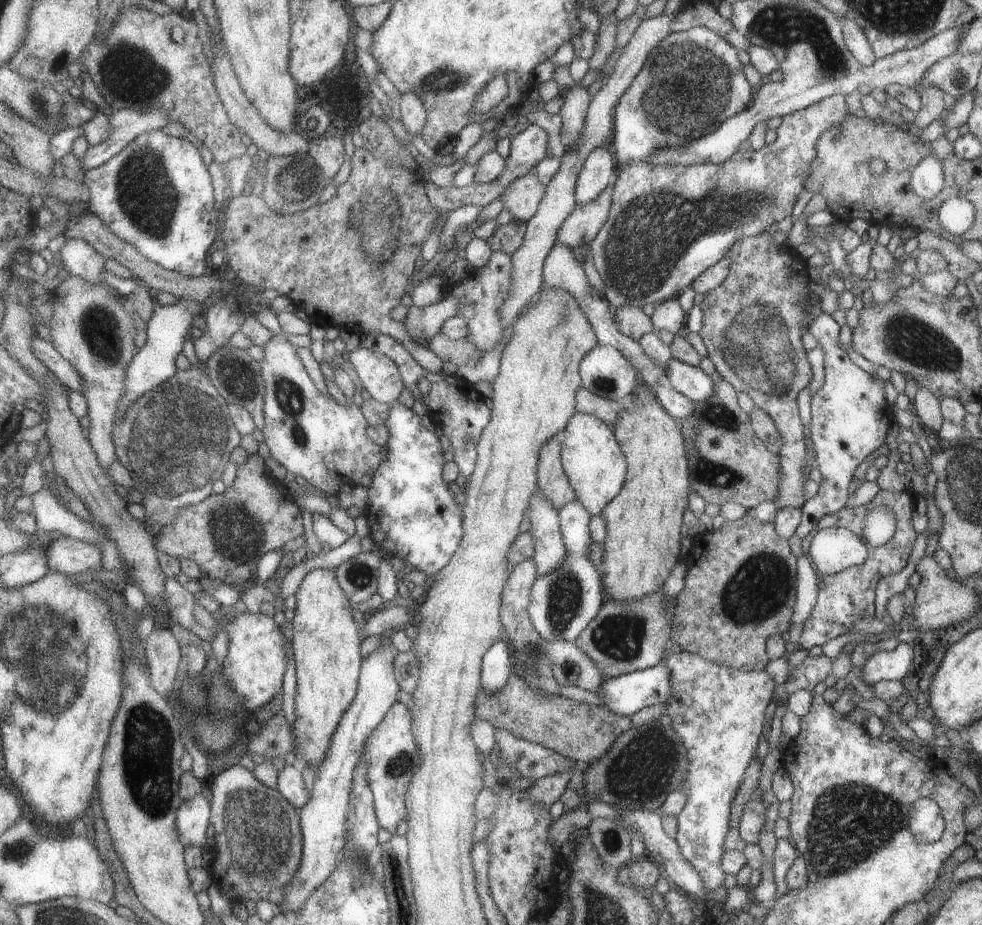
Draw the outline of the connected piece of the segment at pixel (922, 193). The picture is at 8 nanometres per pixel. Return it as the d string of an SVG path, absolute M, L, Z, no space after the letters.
M925 156L911 170L910 188L921 199L935 198L939 192L942 192L943 182L945 182L943 168L939 160L933 156Z

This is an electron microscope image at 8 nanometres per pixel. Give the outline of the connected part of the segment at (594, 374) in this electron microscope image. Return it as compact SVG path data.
M596 345L578 367L581 387L599 398L627 401L638 382L633 366L608 345Z

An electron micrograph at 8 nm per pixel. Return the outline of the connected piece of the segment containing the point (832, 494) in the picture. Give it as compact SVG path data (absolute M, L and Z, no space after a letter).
M823 312L818 314L815 319L809 324L807 332L811 334L815 340L817 347L823 352L823 372L825 373L825 382L819 388L811 399L811 423L809 424L810 440L813 443L816 468L821 473L821 482L819 482L819 492L810 500L807 500L801 506L801 520L799 526L795 530L794 535L801 540L806 541L810 535L811 530L815 528L815 524L826 516L833 514L837 510L843 509L845 501L849 496L847 490L850 481L854 478L854 472L860 462L866 459L871 452L875 451L879 446L885 444L887 437L887 430L891 426L893 412L890 404L884 396L884 387L881 380L872 379L870 374L861 370L858 366L853 364L846 352L843 352L836 341L839 336L839 326L831 318Z

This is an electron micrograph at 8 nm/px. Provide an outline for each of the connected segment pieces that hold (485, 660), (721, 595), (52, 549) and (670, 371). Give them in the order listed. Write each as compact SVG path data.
M504 640L493 642L483 654L480 665L480 686L485 694L495 694L507 682L507 676L512 673L509 644Z
M743 516L738 520L726 521L721 528L717 530L705 531L692 537L693 543L689 550L689 557L686 561L686 576L683 582L683 589L675 598L675 612L671 616L671 634L669 639L674 644L679 645L681 651L689 654L697 654L707 662L713 662L719 666L727 666L737 671L761 671L769 662L766 652L766 642L769 636L782 635L787 632L791 624L791 614L793 614L793 604L795 604L795 574L796 574L796 557L793 556L788 540L777 535L775 526L772 523L758 522L752 520L749 516Z
M59 533L45 546L45 565L61 574L88 574L103 568L103 554L95 544Z
M676 359L665 363L666 384L679 394L683 394L693 403L705 400L713 394L712 377L697 367L693 367Z

